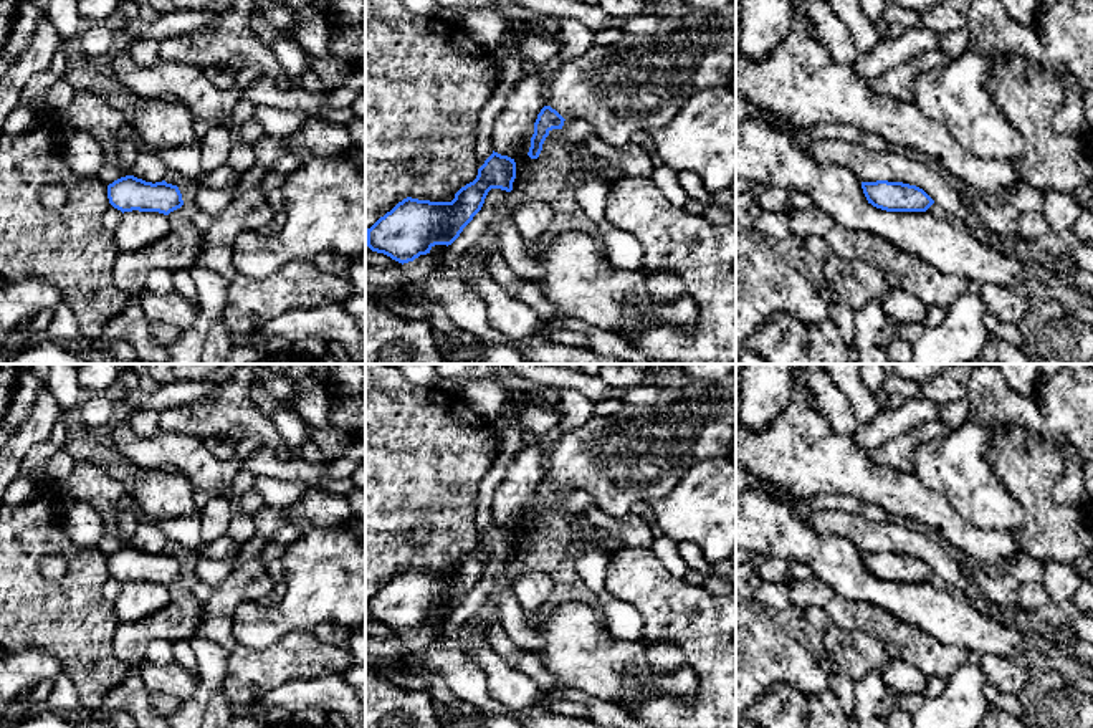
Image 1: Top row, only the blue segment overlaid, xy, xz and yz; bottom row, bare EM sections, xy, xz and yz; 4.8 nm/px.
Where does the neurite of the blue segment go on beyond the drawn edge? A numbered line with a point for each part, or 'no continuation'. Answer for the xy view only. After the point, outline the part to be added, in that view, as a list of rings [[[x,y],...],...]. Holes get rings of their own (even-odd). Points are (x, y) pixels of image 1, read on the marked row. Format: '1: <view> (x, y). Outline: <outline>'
no continuation

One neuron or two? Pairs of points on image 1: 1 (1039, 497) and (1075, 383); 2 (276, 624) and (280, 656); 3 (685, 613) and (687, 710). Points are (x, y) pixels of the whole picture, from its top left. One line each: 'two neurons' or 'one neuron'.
1: one neuron
2: two neurons
3: one neuron

